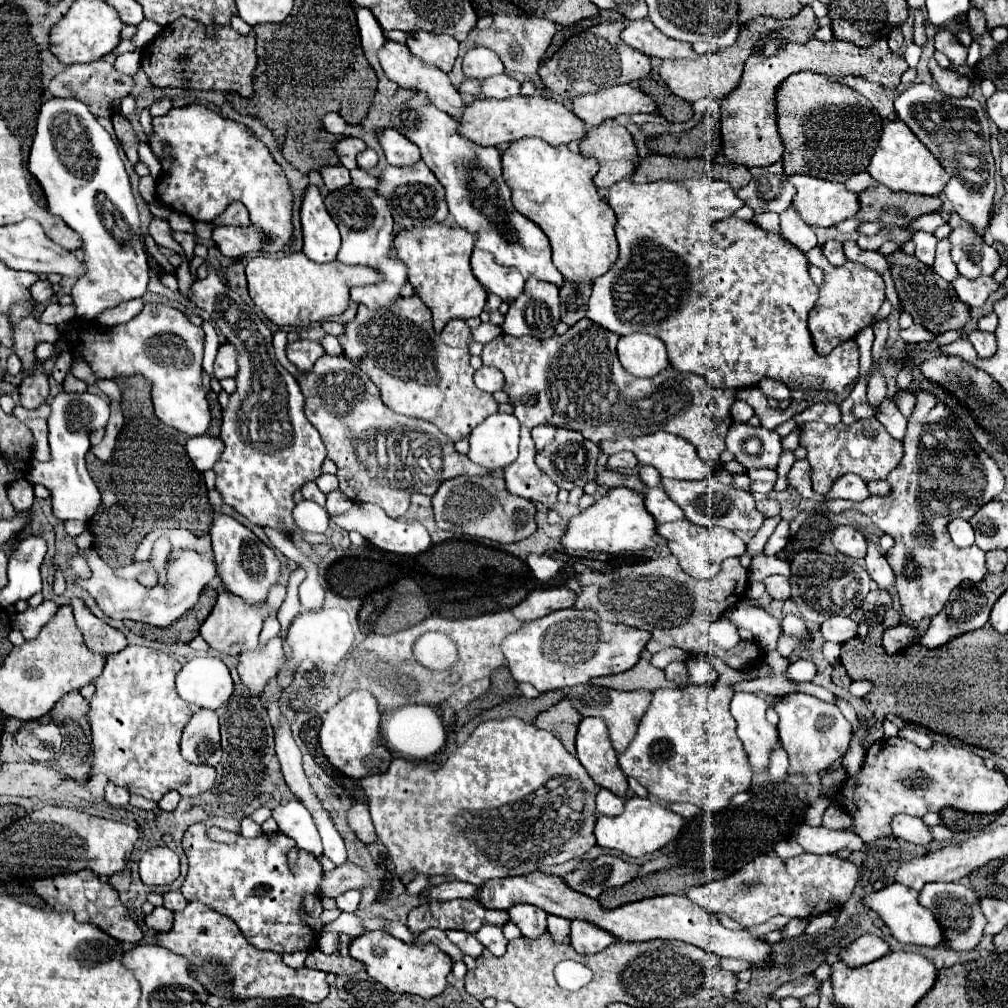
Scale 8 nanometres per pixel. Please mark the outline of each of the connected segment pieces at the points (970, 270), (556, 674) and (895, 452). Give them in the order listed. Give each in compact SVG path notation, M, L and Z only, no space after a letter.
M968 226L952 230L948 240L952 242L952 260L958 272L970 280L976 280L978 276L994 276L1002 264L998 252Z
M564 608L522 624L502 640L502 652L516 682L528 682L538 692L548 692L586 684L596 676L626 672L640 660L640 652L650 638L652 632L606 622L592 610Z
M876 416L856 420L854 424L836 424L828 426L822 422L806 422L800 428L800 446L806 448L806 460L812 466L812 490L816 494L826 494L830 484L846 474L854 472L864 482L886 480L886 476L902 460L902 442L892 438L886 428L876 420Z

